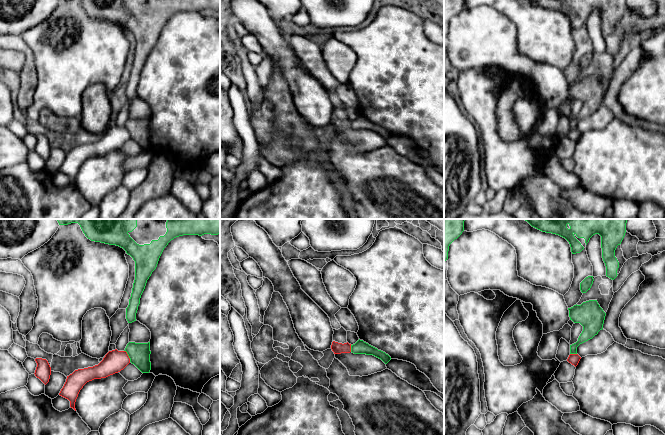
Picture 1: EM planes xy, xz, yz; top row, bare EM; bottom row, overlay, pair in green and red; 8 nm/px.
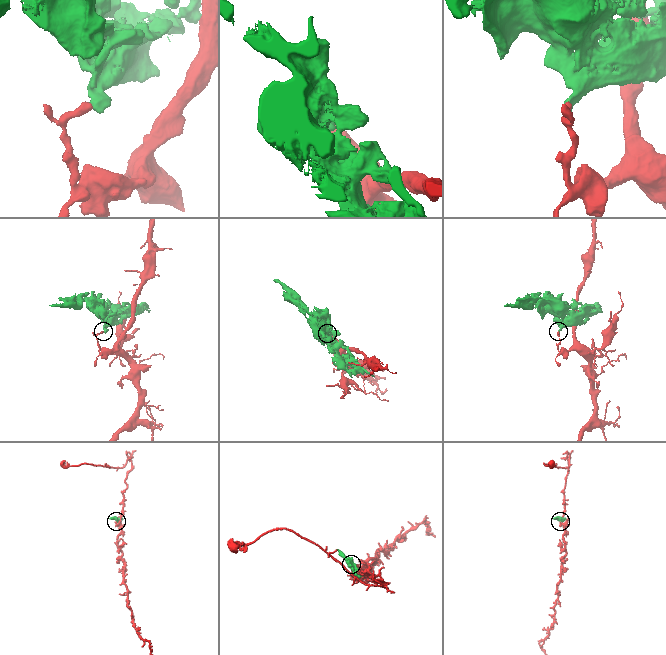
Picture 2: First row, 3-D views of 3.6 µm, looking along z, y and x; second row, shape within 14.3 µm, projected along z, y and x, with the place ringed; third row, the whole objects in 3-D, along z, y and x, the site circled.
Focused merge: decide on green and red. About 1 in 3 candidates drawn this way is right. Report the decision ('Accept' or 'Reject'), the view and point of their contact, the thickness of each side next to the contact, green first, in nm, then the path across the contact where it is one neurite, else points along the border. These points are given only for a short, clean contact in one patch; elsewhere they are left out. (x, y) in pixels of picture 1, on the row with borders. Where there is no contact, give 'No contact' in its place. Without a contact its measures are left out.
Reject. Touches green at xy (128, 355). Thickness 180 nm (green) against 180 nm. Boundary: xy (124, 350), (130, 361)

